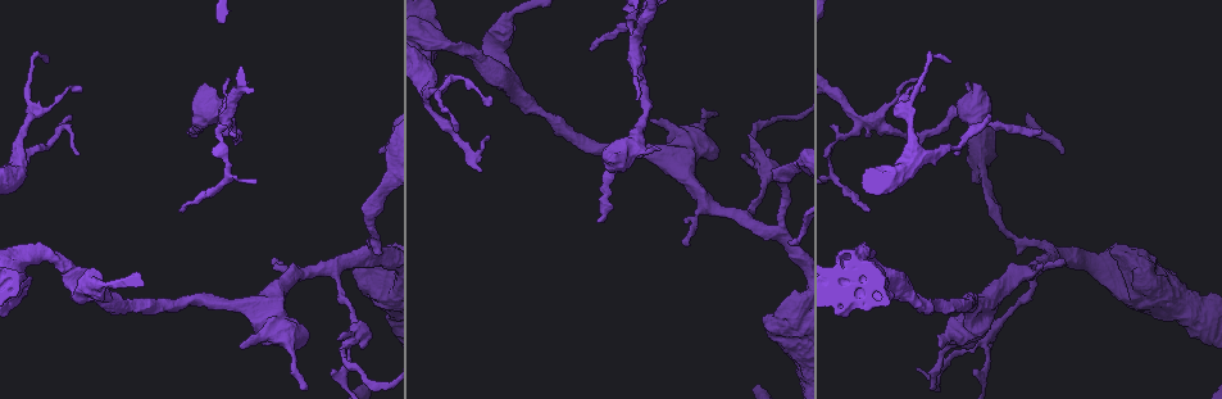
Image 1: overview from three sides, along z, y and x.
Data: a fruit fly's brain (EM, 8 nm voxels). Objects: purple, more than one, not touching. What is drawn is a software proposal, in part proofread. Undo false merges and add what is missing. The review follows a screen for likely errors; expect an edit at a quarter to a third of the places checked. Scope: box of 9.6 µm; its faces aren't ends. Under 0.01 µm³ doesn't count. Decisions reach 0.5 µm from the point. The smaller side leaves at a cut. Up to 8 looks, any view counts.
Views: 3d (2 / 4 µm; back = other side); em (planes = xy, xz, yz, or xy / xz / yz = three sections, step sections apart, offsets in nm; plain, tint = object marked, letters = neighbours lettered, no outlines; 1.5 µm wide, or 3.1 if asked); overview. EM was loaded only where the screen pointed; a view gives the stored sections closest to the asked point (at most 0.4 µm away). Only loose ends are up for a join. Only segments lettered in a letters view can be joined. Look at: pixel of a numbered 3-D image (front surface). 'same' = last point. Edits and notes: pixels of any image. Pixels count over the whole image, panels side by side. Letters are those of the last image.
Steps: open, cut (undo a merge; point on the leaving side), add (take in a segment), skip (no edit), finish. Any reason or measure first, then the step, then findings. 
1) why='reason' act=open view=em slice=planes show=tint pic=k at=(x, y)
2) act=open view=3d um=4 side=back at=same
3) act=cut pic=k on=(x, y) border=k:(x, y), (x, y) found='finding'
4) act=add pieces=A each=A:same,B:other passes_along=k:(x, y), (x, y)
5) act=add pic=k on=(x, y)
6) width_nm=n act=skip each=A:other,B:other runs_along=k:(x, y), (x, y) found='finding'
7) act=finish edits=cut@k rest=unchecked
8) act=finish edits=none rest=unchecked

why='narrows sharply' act=open view=em slice=xz step=4 show=tint pic=1 at=(782, 192)

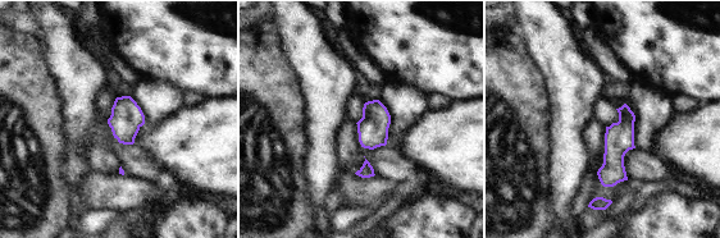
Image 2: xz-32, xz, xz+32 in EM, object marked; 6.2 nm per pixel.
act=open view=em slice=planes show=tint at=same

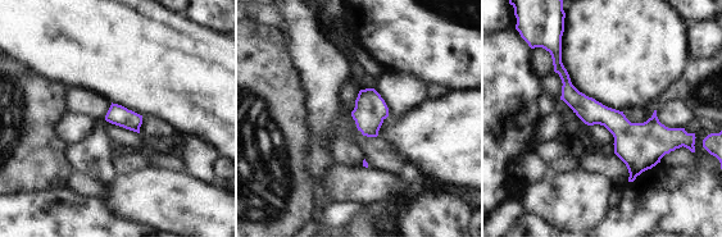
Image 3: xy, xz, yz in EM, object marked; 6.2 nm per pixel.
act=open view=em slice=planes show=letters at=same

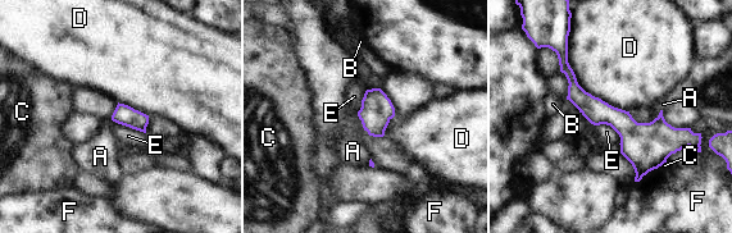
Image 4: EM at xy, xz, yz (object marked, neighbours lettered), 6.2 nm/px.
width_nm=130 act=skip each=A:other,B:other,C:other,D:other,E:other,F:other border=4:(595, 124), (608, 124), (621, 142) found='one cell here'

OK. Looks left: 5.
why='tapers out' act=open view=3d um=4 pic=1 at=(869, 210)

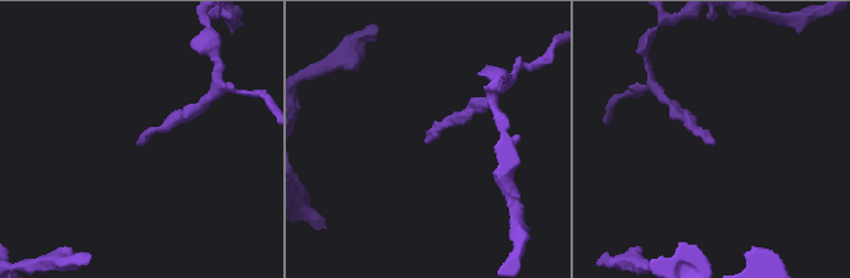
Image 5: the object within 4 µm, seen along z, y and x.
act=open view=em slice=planes show=letters pic=5 at=(138, 144)

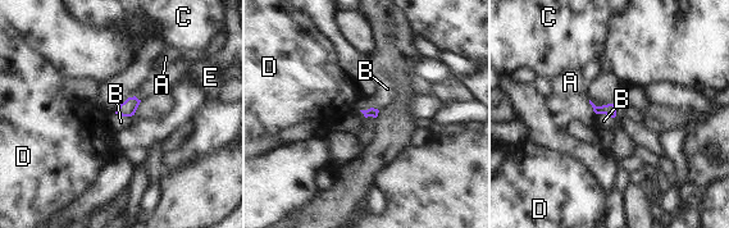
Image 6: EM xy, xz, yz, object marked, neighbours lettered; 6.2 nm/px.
act=skip each=A:other,B:other,C:other,D:other,E:other border=6:(115, 113), (133, 115) found='no lettered segment goes on from it'

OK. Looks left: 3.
why='calibre changes' act=open view=3d um=2 pic=1 at=(761, 161)

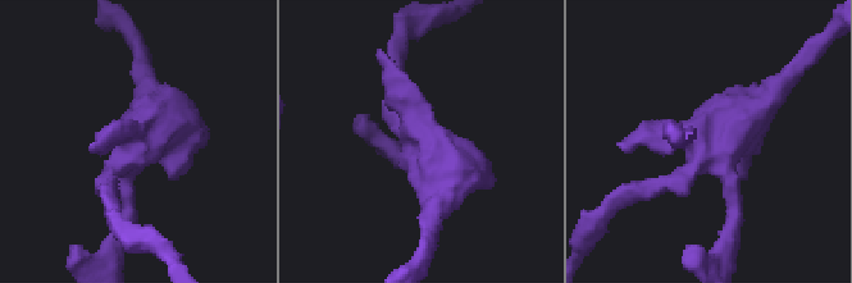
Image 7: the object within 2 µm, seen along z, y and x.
act=open view=em slice=xz step=4 show=letters pic=7 at=(423, 141)

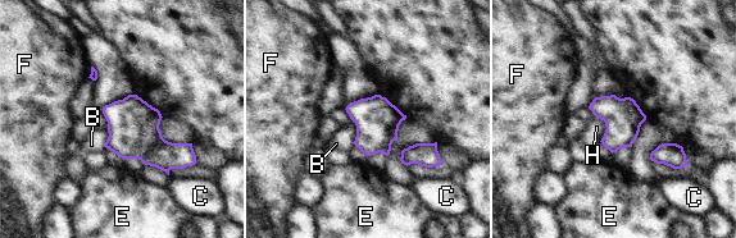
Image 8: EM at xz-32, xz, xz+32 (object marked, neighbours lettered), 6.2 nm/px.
act=open view=em slice=yz step=4 show=letters at=same

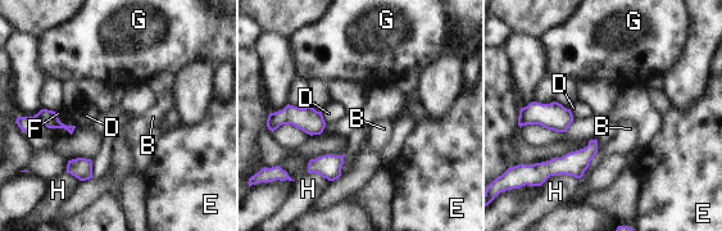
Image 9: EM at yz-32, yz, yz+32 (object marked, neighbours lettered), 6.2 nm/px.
act=skip each=B:other,D:other,E:other,F:other,G:other,H:other border=9:(321, 112), (326, 125) found='continuous, no second cell'

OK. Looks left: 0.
act=finish edits=none rest=unchecked

